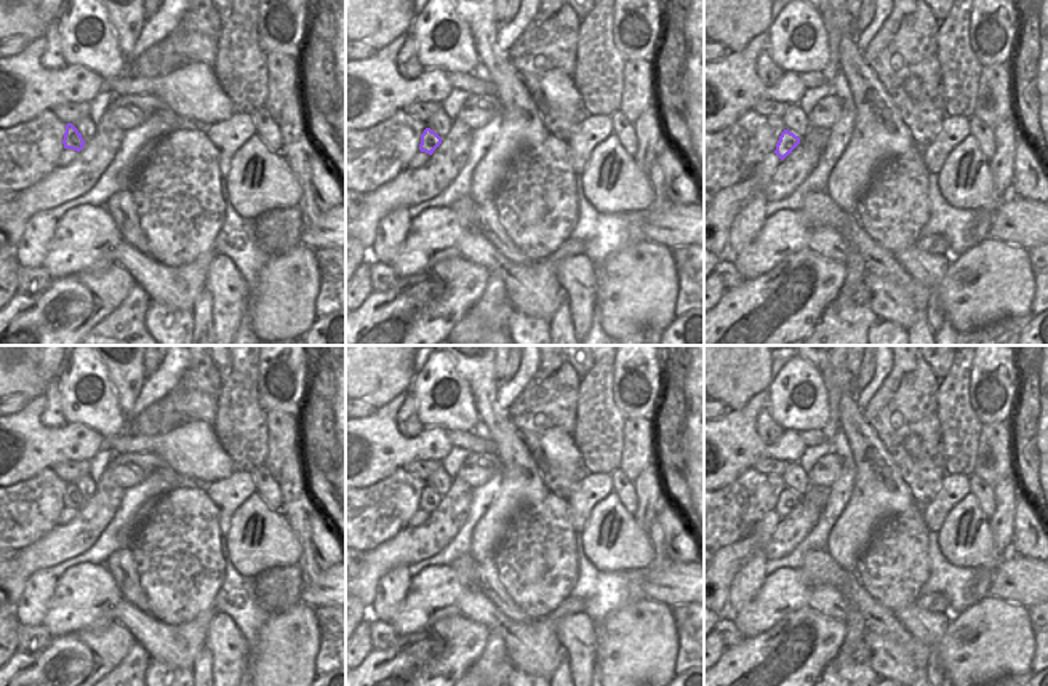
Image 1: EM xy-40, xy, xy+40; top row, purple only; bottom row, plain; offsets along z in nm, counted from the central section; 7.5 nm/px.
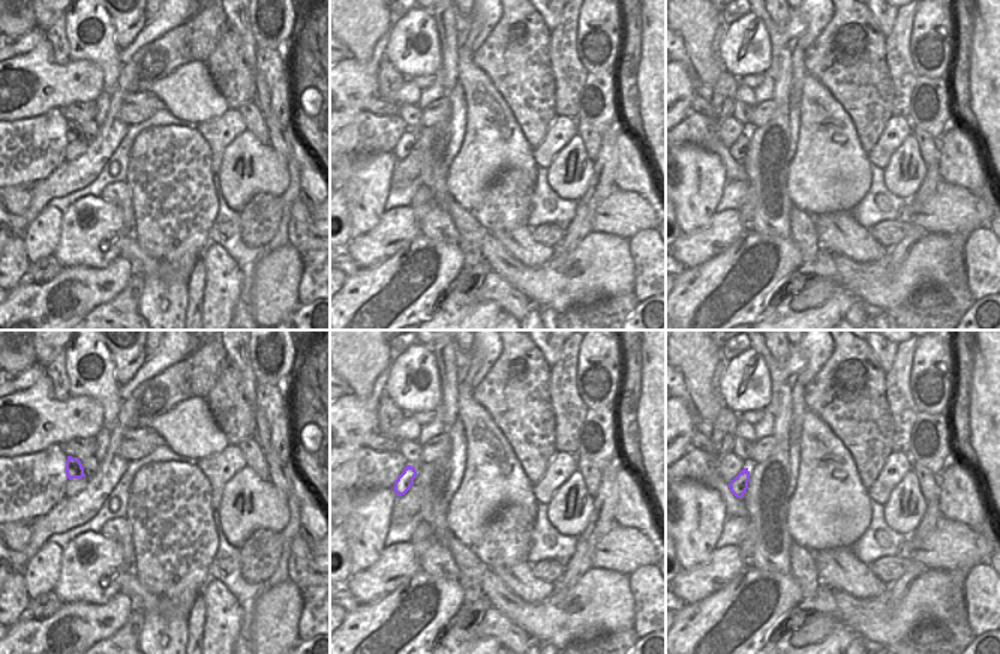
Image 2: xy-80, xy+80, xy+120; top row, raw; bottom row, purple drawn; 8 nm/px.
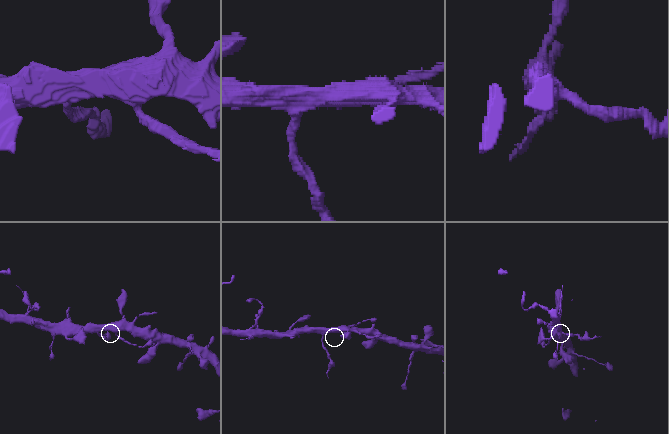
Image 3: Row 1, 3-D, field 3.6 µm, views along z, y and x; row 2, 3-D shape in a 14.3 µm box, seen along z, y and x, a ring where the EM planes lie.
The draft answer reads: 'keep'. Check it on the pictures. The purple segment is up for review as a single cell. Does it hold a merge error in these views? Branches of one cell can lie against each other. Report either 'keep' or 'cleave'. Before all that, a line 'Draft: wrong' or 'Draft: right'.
Draft: wrong
cleave

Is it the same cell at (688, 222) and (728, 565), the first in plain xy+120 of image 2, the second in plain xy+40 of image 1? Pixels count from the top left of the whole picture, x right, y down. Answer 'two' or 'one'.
two

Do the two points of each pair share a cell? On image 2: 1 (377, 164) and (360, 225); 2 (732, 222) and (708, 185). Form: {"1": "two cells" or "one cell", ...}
{"1": "one cell", "2": "two cells"}

